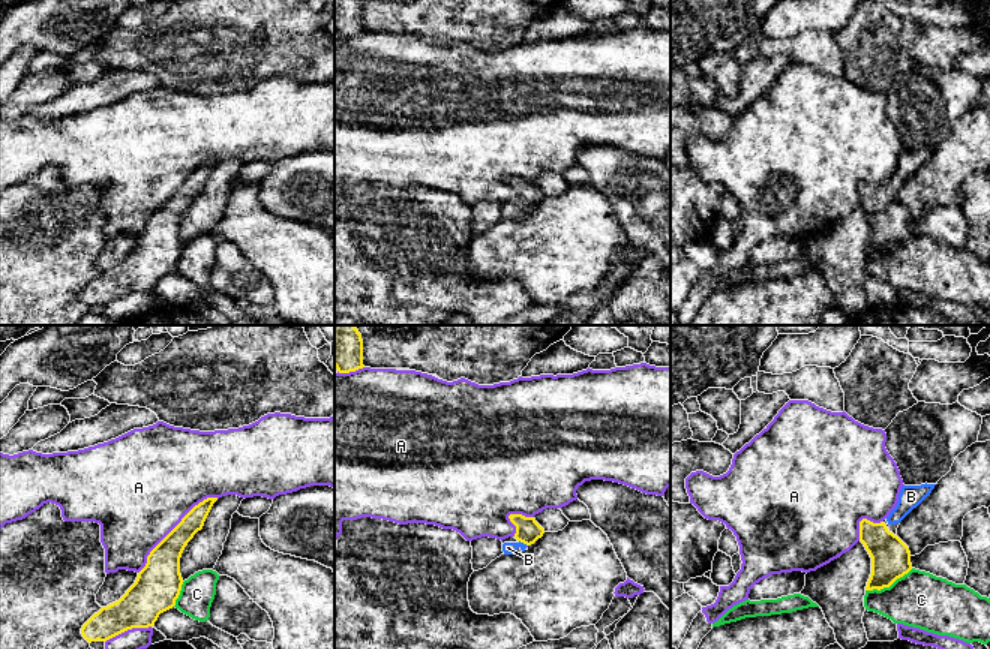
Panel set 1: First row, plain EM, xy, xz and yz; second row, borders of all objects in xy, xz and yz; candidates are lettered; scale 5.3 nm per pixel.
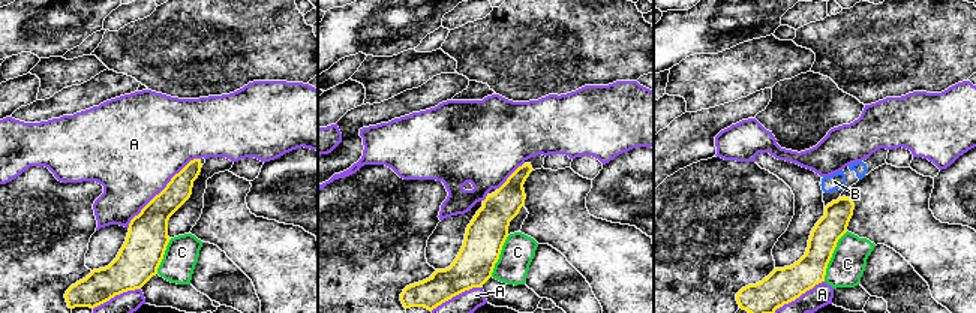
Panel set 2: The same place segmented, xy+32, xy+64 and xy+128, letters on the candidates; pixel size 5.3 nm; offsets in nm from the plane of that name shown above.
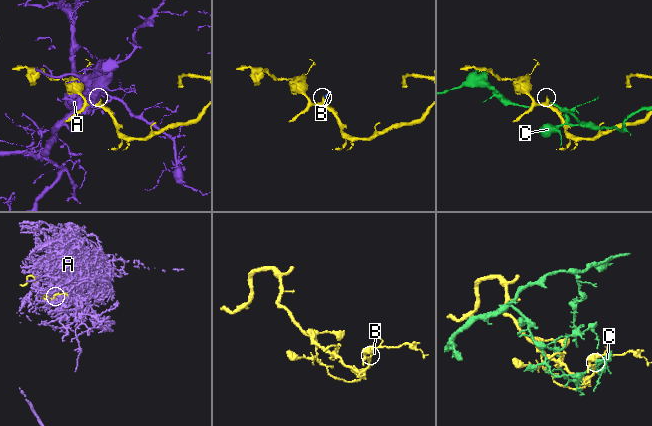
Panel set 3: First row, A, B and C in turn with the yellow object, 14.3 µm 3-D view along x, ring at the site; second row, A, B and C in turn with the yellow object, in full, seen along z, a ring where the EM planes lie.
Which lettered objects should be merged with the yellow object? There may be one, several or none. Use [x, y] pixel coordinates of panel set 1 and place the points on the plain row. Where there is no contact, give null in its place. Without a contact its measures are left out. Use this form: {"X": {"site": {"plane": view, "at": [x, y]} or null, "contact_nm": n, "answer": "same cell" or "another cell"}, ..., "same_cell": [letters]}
{"A": {"site": {"plane": "xy", "at": [174, 192]}, "contact_nm": 600, "answer": "another cell"}, "B": {"site": {"plane": "xz", "at": [524, 207]}, "contact_nm": 60, "answer": "same cell"}, "C": {"site": {"plane": "yz", "at": [888, 251]}, "contact_nm": 280, "answer": "another cell"}, "same_cell": ["B"]}

